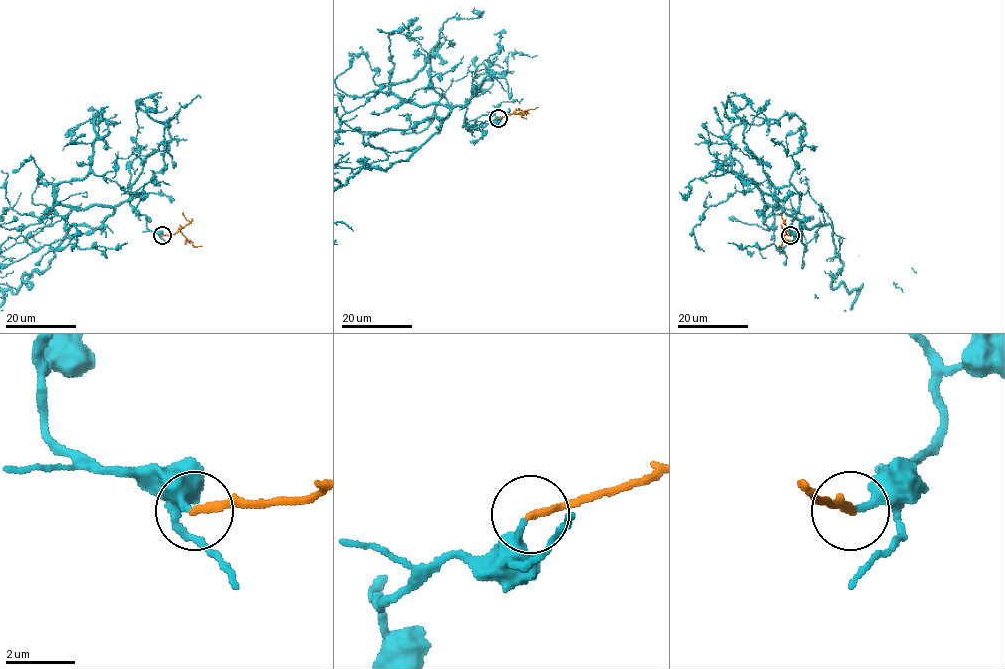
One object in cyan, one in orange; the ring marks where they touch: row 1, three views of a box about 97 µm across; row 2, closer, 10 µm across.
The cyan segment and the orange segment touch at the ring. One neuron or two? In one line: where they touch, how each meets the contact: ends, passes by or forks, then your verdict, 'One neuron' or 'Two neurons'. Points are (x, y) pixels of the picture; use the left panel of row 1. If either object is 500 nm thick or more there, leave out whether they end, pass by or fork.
Place: (162, 235). At the ring cyan ends. At the ring orange ends. Two neurons

